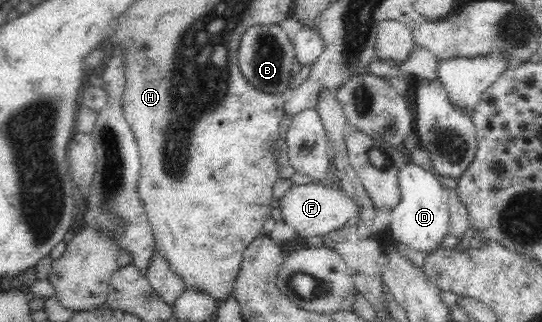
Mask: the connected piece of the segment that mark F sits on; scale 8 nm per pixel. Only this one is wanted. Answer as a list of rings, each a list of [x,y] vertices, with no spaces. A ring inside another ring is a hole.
[[[310,181],[296,183],[295,186],[281,198],[283,219],[290,227],[298,231],[300,237],[324,236],[331,231],[339,230],[350,221],[362,218],[361,208],[339,186]]]

